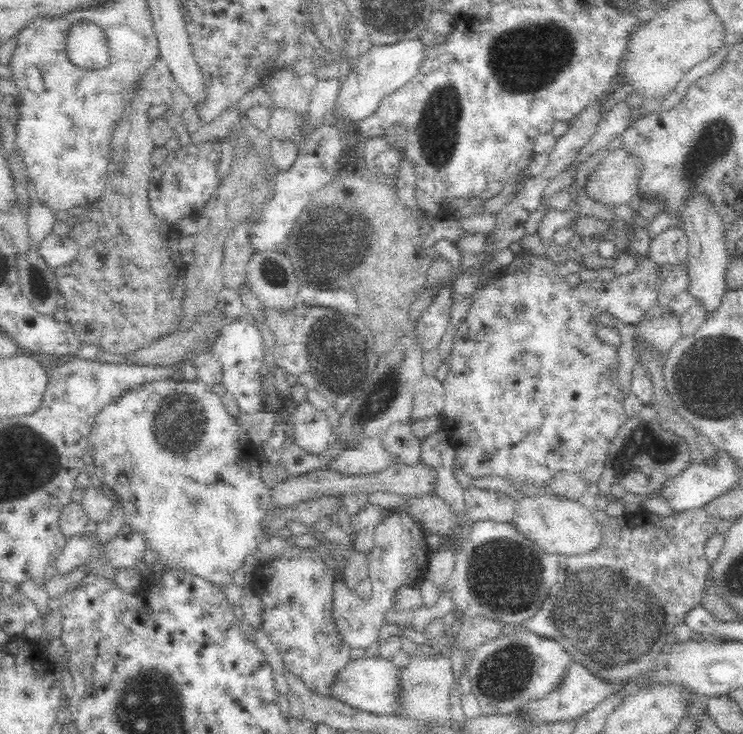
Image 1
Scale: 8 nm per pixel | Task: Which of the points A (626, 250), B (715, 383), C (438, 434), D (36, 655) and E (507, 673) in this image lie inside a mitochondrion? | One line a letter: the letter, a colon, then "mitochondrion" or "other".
A: other
B: mitochondrion
C: other
D: other
E: mitochondrion

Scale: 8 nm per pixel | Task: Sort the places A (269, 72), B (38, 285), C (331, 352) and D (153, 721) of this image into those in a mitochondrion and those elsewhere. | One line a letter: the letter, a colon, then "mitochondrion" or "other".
A: other
B: mitochondrion
C: mitochondrion
D: mitochondrion

